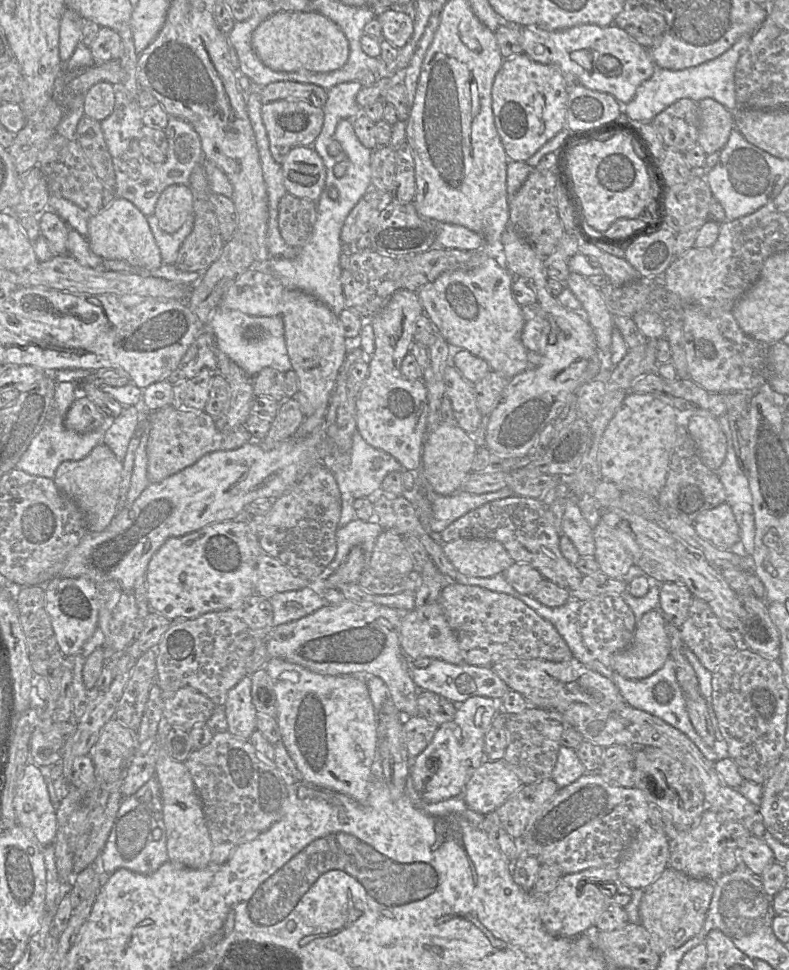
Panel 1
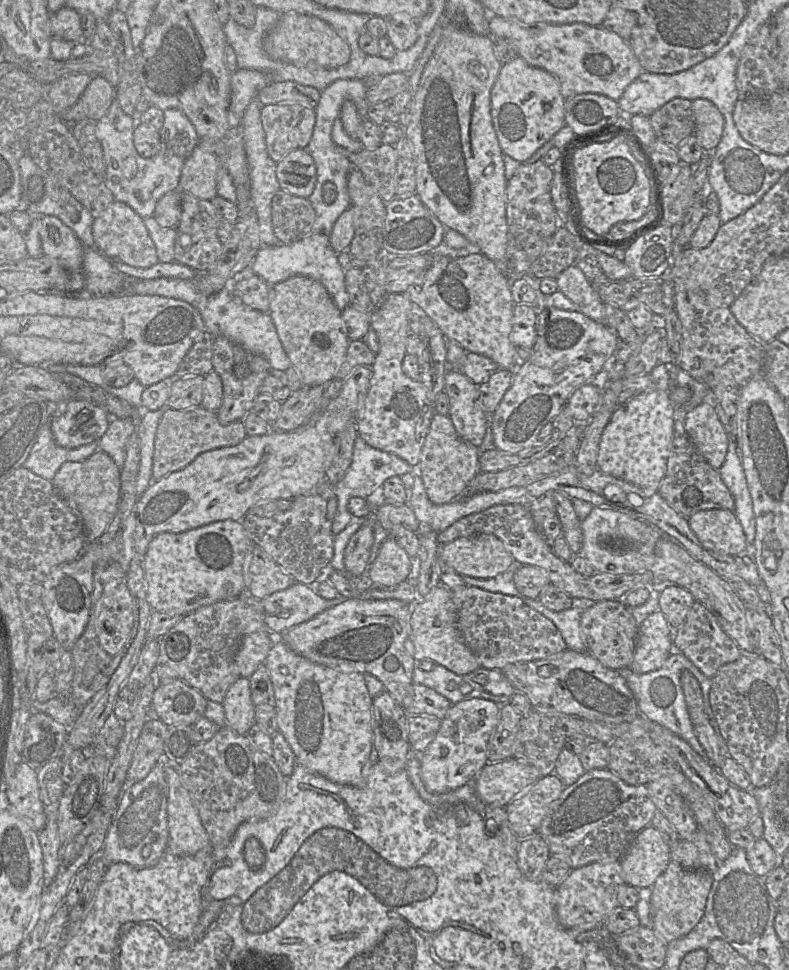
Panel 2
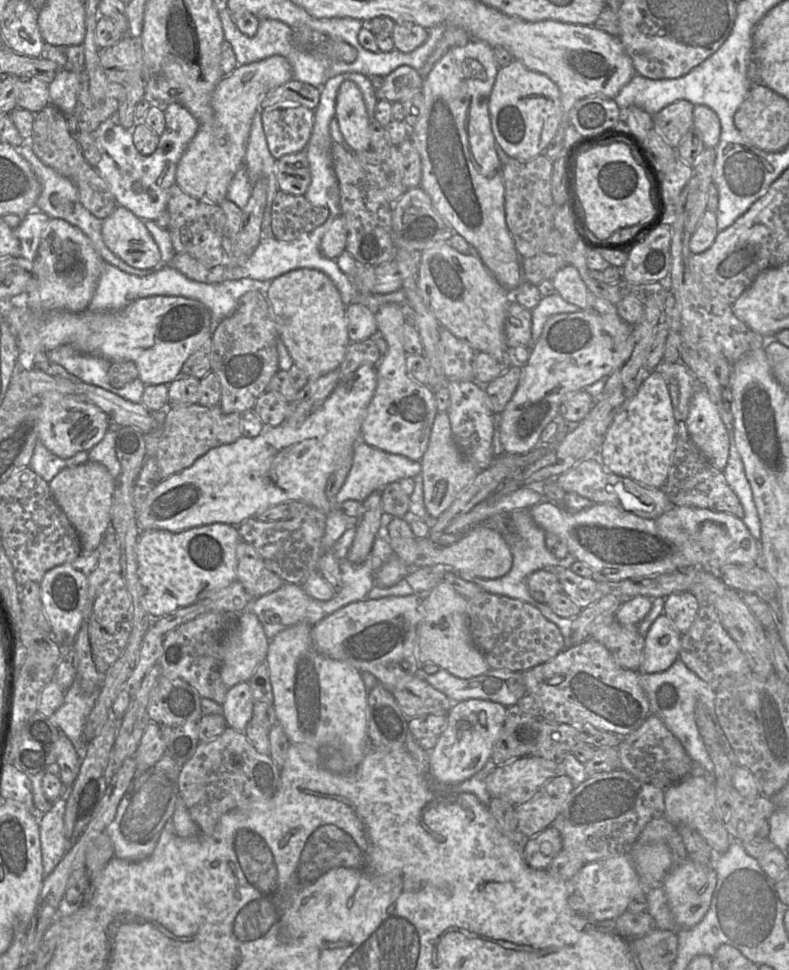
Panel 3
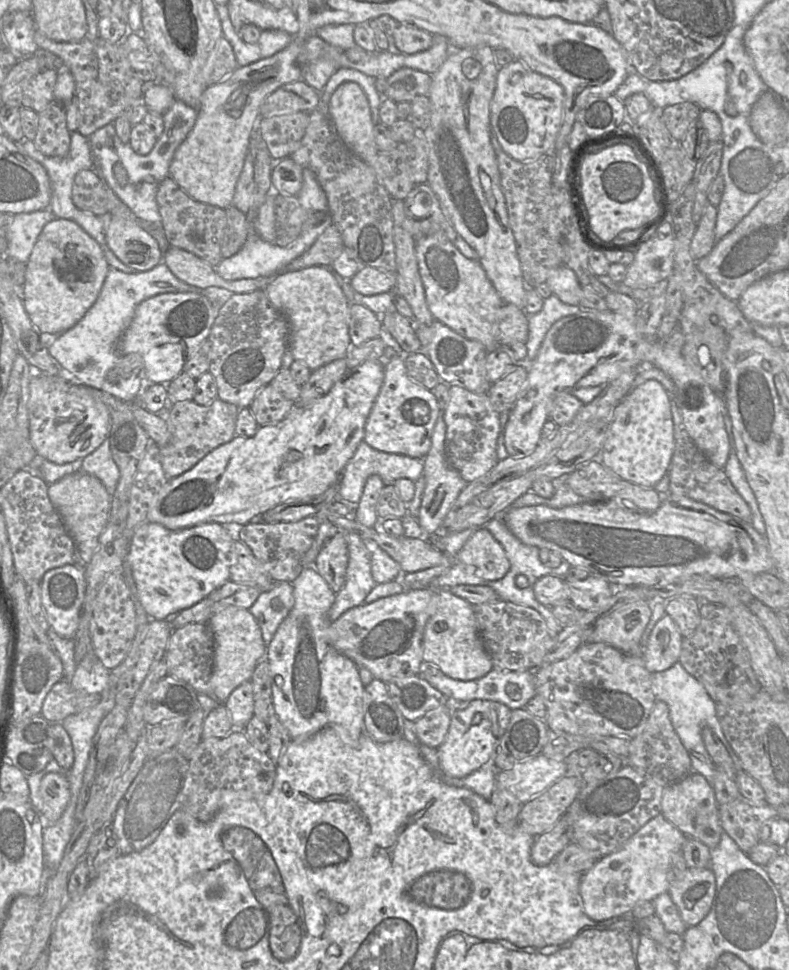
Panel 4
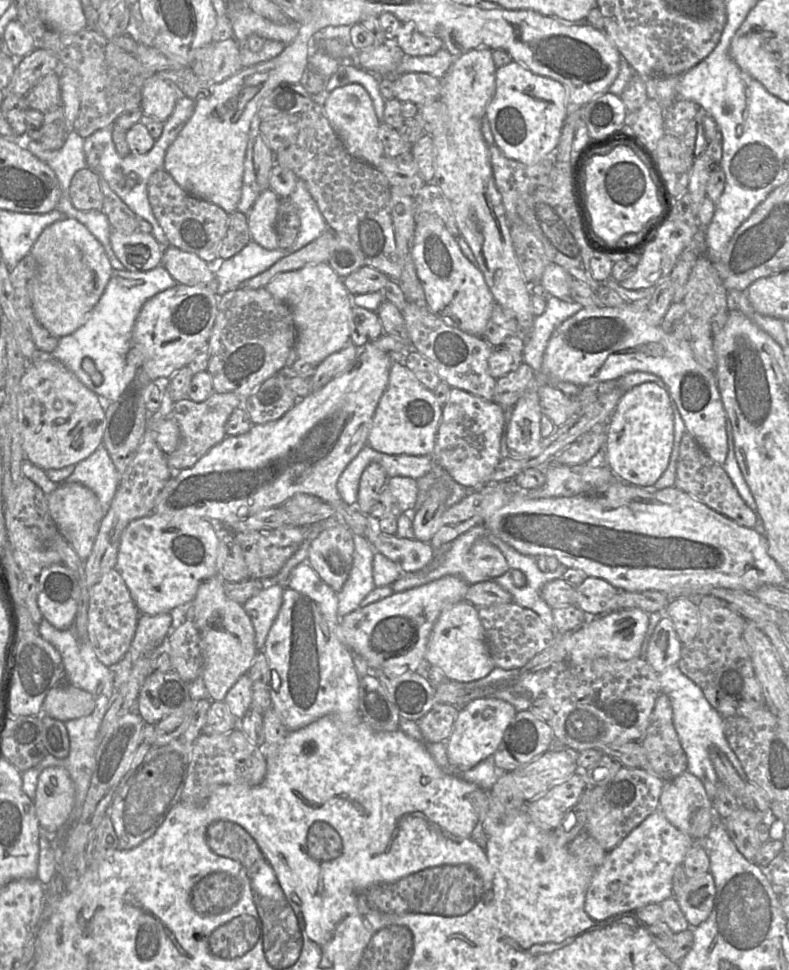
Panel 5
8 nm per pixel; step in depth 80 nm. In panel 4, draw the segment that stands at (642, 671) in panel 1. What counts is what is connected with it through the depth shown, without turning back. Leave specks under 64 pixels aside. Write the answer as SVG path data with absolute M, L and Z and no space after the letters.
M665 614L654 626L646 645L643 659L650 673L669 669L679 661L683 637L675 622Z

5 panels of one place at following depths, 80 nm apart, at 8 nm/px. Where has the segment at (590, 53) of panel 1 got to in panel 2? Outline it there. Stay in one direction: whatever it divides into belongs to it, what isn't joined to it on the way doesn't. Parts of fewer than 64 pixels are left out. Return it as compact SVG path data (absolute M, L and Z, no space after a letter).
M490 14L490 36L493 39L504 39L510 43L529 65L541 68L553 74L560 85L561 94L566 99L572 99L578 94L597 93L618 101L625 89L644 70L635 56L629 43L614 32L600 26L591 26L586 23L569 24L520 24L501 16Z

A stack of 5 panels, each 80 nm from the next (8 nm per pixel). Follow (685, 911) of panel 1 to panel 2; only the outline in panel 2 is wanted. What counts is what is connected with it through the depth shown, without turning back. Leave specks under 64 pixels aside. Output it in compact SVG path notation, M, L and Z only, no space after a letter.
M670 861L652 886L650 914L653 930L667 943L687 935L702 919L713 884L713 873L696 871Z

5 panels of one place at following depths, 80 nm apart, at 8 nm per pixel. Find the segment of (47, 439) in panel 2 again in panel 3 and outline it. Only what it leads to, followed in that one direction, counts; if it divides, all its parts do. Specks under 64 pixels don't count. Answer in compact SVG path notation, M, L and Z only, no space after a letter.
M38 440L29 466L37 475L49 484L49 482L64 468L78 466L87 461L87 451L81 451L70 458L62 459L49 451Z

